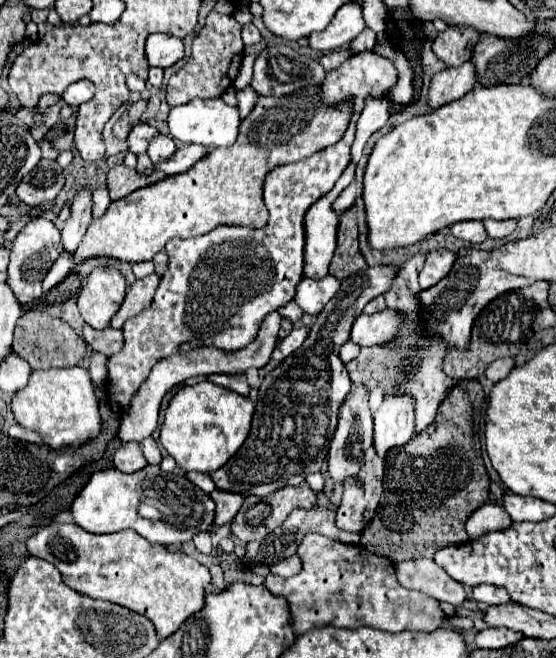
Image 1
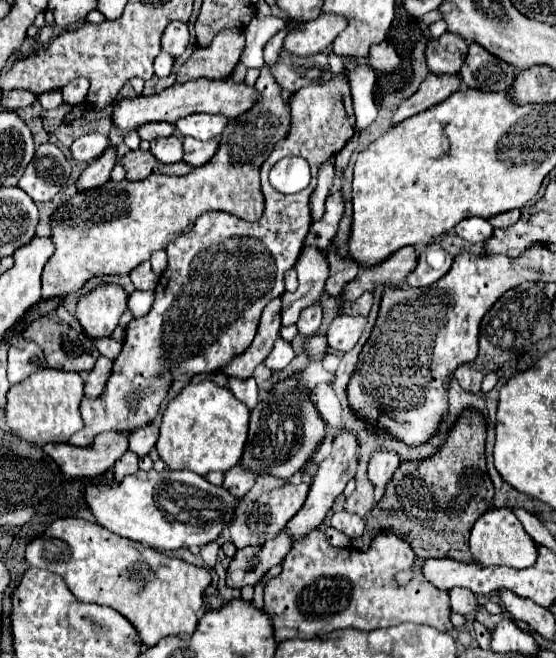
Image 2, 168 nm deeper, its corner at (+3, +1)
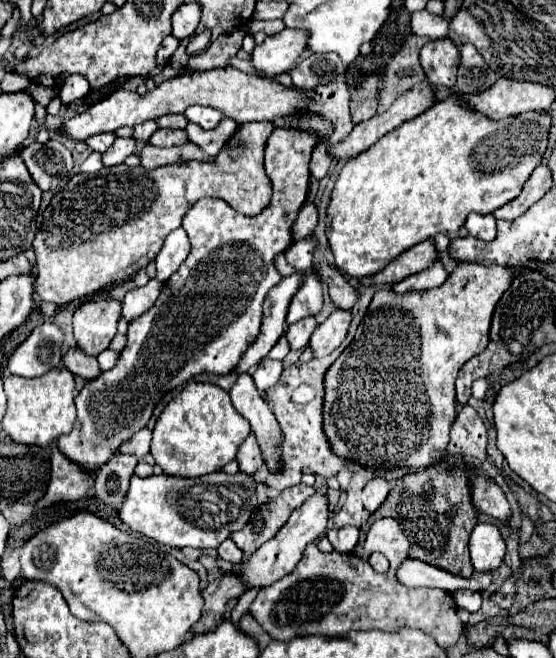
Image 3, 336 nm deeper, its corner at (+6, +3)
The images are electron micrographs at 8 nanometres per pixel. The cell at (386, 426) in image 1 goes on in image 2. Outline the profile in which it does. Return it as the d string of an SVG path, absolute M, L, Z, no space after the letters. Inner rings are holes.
M376 449L372 453L370 465L368 465L368 475L374 487L384 487L392 473L396 471L396 465L400 465L400 457L396 451L390 449Z

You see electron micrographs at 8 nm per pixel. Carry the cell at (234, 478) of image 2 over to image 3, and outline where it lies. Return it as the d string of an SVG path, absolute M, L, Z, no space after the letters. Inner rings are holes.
M253 433L241 443L239 453L237 453L237 461L239 461L239 469L241 469L241 471L255 473L255 471L261 467L263 455L261 455L259 443L257 443L257 439L255 439Z

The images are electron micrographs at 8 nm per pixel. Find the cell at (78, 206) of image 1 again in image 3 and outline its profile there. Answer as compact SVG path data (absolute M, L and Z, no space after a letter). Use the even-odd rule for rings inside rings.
M119 137L115 143L103 153L103 163L105 165L119 165L123 163L129 155L133 155L137 149L137 141L133 137Z

